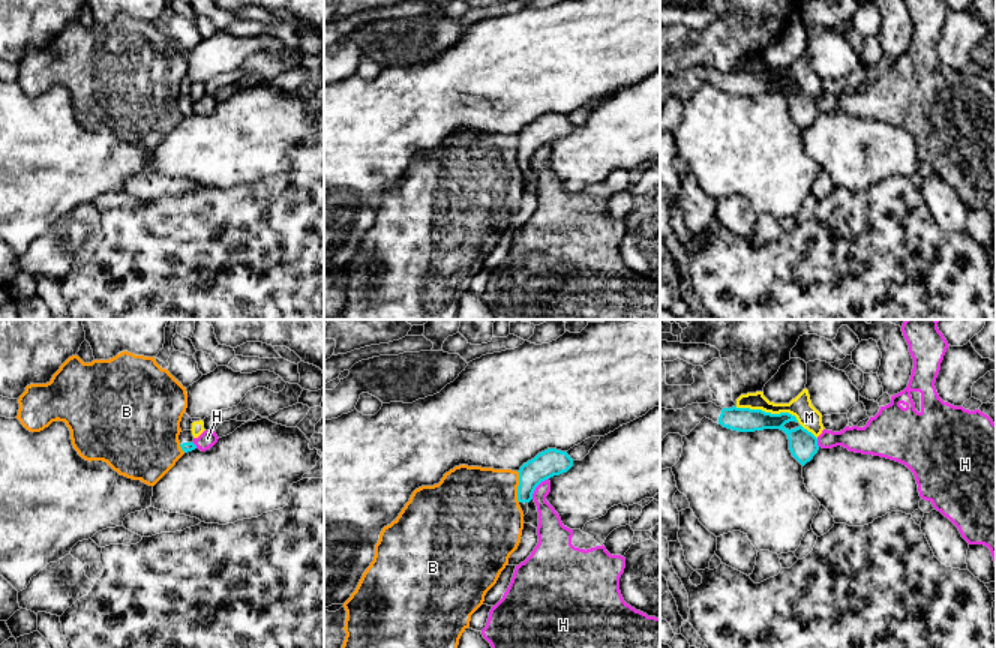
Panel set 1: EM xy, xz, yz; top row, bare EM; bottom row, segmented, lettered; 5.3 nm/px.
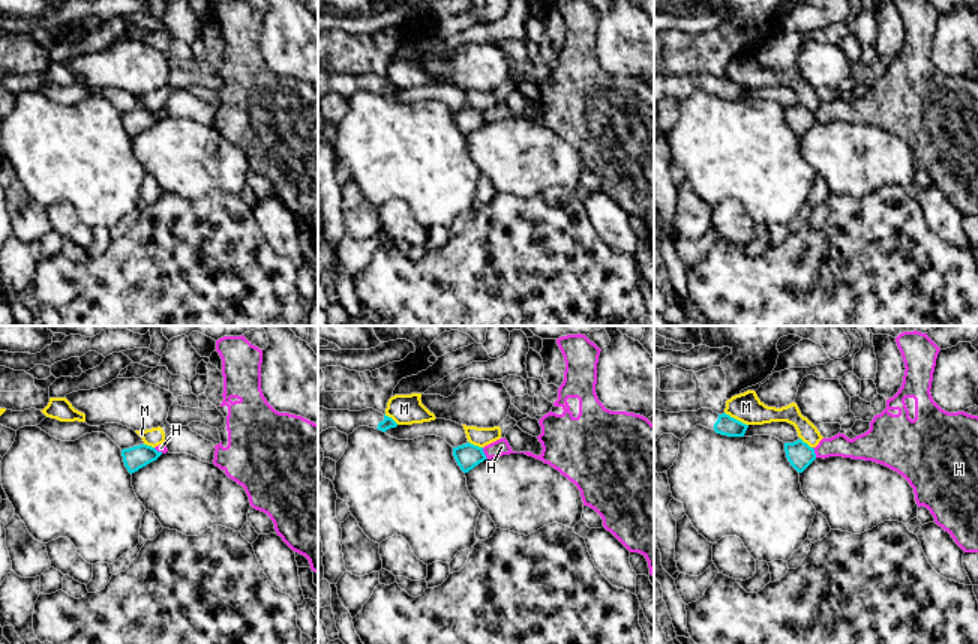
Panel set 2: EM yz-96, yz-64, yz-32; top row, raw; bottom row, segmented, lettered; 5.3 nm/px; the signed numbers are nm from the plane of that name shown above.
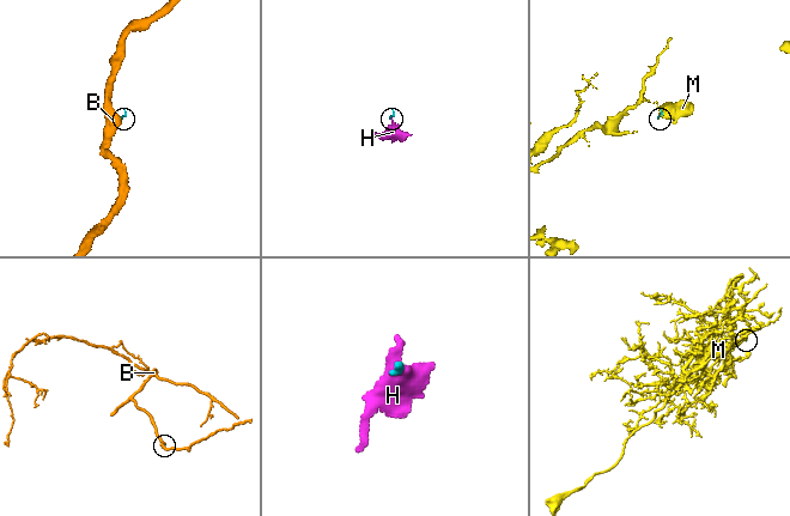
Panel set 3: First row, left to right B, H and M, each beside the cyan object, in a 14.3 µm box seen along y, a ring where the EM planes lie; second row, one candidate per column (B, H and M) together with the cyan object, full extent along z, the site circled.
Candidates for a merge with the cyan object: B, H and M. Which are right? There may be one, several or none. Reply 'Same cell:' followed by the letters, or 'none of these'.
Same cell: none of these

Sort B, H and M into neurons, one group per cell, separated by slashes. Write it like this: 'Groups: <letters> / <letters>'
Groups: B / H / M

